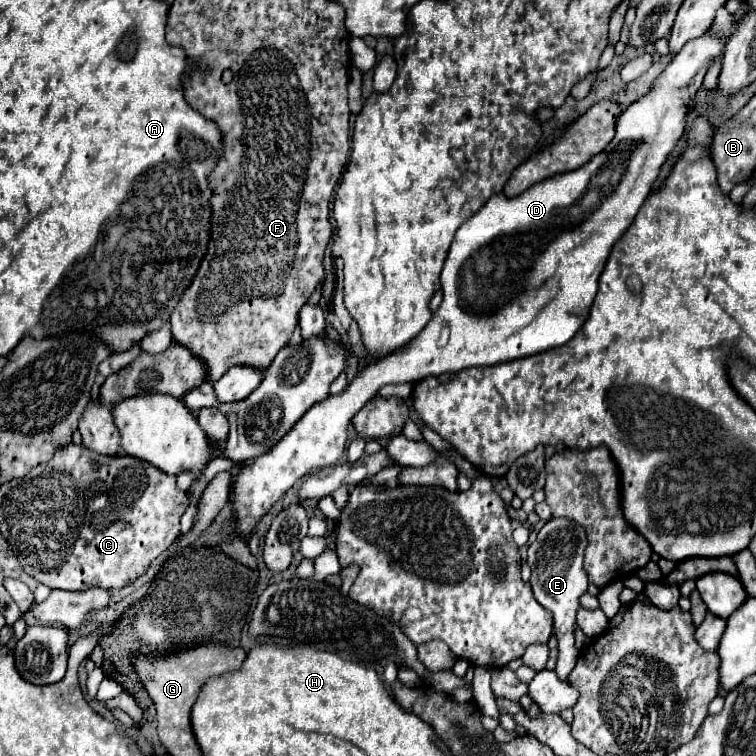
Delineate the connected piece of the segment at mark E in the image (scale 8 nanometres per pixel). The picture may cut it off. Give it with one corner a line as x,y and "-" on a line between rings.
551,518
537,532
537,540
527,550
527,562
531,566
531,588
539,604
553,612
555,618
555,636
559,640
559,658
555,674
559,680
567,682
579,652
575,648
575,616
579,610
579,598
587,592
589,578
583,568
583,552
587,546
587,534
583,526
569,518

